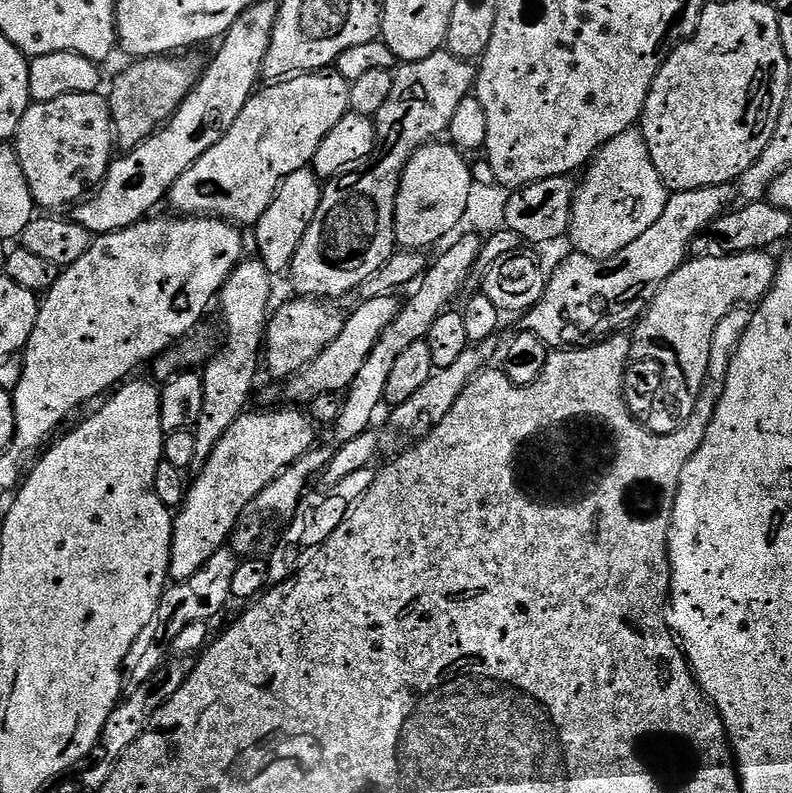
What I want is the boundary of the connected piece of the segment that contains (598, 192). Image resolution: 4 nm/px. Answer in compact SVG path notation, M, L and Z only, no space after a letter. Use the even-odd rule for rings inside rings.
M627 128L622 134L606 142L604 147L596 153L587 172L588 177L585 178L584 184L582 180L579 185L572 205L570 241L572 240L573 245L571 247L591 260L611 260L613 256L626 250L630 242L642 238L642 234L646 234L646 230L650 230L650 226L654 226L654 222L662 218L668 205L670 190L662 182L650 158L650 150L644 141L643 131L636 128Z

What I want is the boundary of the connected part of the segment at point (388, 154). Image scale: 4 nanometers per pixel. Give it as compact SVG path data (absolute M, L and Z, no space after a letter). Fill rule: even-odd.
M441 50L430 54L430 58L422 58L421 60L413 60L411 62L404 62L395 69L394 72L394 90L390 90L390 98L386 98L386 106L382 106L382 110L376 113L374 119L376 121L376 135L378 143L376 149L367 160L359 163L354 168L349 168L346 172L341 172L339 176L329 179L323 185L322 195L320 198L320 205L314 214L312 224L306 230L304 241L300 243L300 248L296 252L296 257L292 259L292 266L290 269L290 276L296 279L296 288L301 297L304 298L334 298L330 296L344 296L347 292L355 293L367 279L375 275L377 271L397 251L398 245L396 243L396 195L400 189L400 178L404 175L404 167L412 161L412 156L415 155L420 148L427 144L433 143L437 138L443 137L450 126L450 118L454 118L454 110L458 110L458 105L467 98L473 91L476 83L477 69L472 68L467 59L462 56L456 56L447 50Z

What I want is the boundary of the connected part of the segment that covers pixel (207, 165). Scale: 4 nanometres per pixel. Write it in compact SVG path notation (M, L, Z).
M335 70L309 72L264 87L253 92L224 137L174 182L166 200L180 212L176 214L255 226L274 202L282 181L311 165L322 138L350 111L350 82Z

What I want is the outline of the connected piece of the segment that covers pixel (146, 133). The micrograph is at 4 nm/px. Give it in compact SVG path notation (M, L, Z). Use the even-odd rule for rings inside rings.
M140 58L112 84L112 93L106 99L112 111L112 126L121 145L131 150L143 144L157 131L184 102L190 84L180 73L176 58Z

